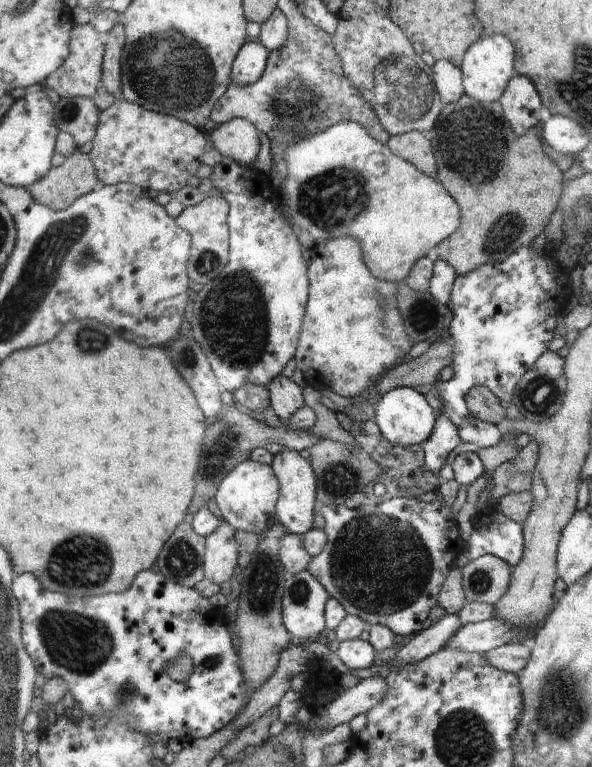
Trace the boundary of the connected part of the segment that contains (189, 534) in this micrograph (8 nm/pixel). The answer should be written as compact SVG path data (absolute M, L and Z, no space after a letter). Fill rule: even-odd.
M184 522L176 530L174 536L168 540L168 544L162 549L158 560L161 574L166 575L170 580L183 584L187 587L196 588L206 576L204 568L204 557L207 551L207 537L202 536L195 528L193 523Z

